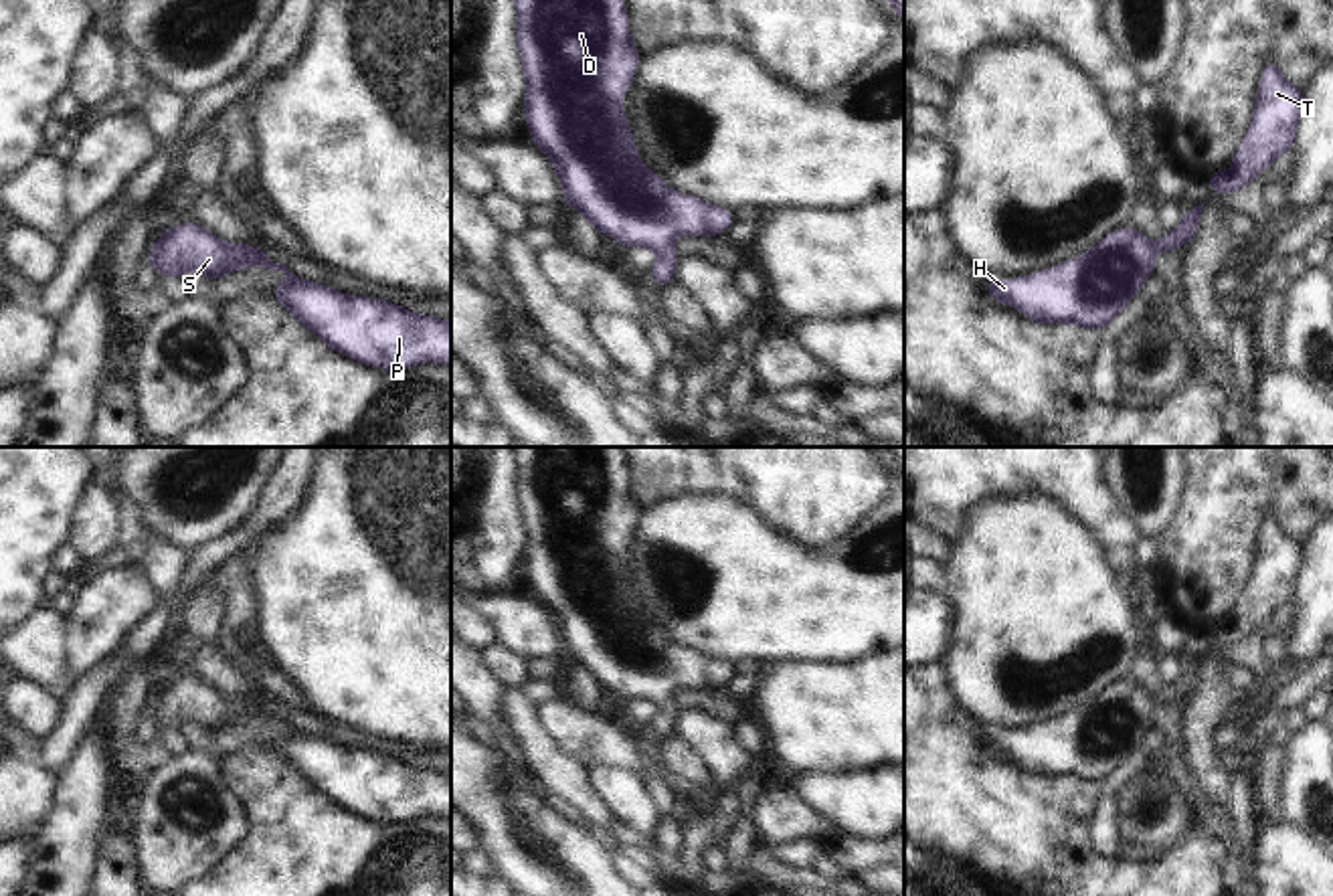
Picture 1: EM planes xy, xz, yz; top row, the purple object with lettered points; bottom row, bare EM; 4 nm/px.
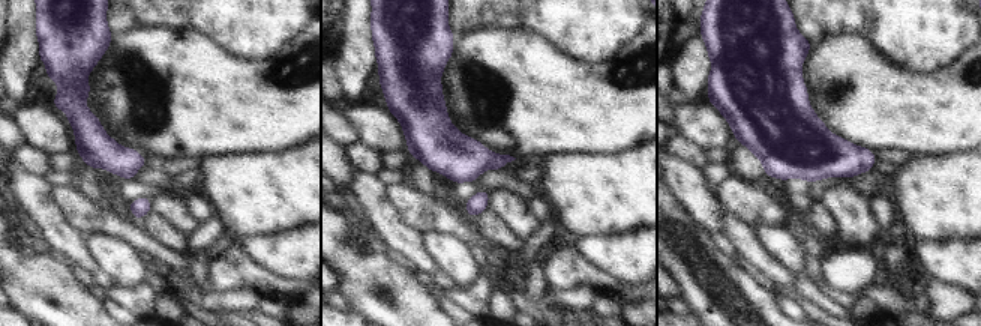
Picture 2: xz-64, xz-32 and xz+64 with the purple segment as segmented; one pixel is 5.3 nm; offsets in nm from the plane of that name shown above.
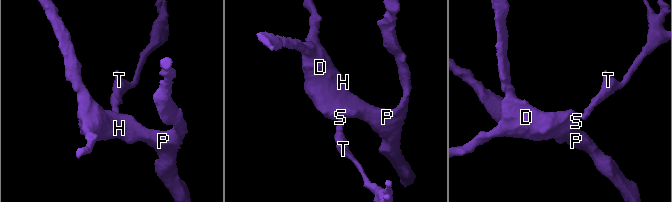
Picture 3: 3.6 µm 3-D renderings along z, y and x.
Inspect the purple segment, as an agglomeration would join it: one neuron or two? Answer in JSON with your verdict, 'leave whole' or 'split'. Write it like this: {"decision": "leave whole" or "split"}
{"decision": "leave whole"}

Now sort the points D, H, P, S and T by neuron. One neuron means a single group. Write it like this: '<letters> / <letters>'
D H P S T

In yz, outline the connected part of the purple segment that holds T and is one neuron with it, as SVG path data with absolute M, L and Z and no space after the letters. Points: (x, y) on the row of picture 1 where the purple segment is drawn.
M1272 59L1262 73L1252 123L1244 136L1232 168L1212 174L1210 192L1232 194L1256 180L1274 160L1293 150L1305 109L1305 93L1291 85Z

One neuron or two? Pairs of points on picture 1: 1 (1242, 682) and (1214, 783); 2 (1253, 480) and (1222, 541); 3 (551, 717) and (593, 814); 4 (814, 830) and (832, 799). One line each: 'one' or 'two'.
1: two
2: one
3: two
4: two

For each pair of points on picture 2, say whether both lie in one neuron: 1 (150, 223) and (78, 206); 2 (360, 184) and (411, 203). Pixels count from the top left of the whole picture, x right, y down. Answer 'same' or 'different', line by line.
1: different
2: different

